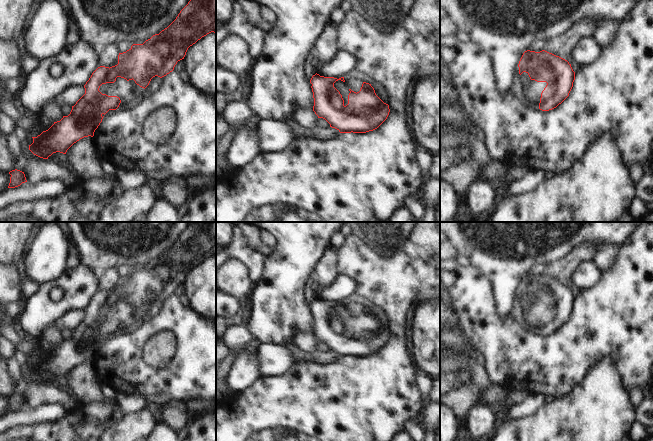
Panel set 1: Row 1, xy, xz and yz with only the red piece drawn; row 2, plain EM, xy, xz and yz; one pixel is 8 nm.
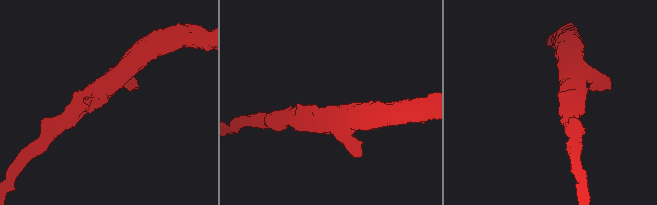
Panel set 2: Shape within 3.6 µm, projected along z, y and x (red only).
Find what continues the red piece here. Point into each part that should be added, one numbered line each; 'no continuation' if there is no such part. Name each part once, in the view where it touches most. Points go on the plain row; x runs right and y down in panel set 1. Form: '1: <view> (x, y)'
1: xy (126, 314)

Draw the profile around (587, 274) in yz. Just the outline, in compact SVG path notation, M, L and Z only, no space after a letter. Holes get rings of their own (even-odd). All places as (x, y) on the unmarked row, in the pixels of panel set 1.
M593 261L582 262L573 272L571 280L573 286L577 286L582 291L595 286L601 278L601 275L601 270Z

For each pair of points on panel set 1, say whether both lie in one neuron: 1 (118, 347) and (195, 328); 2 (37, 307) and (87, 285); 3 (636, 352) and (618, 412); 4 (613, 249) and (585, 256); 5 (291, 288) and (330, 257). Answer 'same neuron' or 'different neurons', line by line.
1: same neuron
2: same neuron
3: different neurons
4: different neurons
5: different neurons

